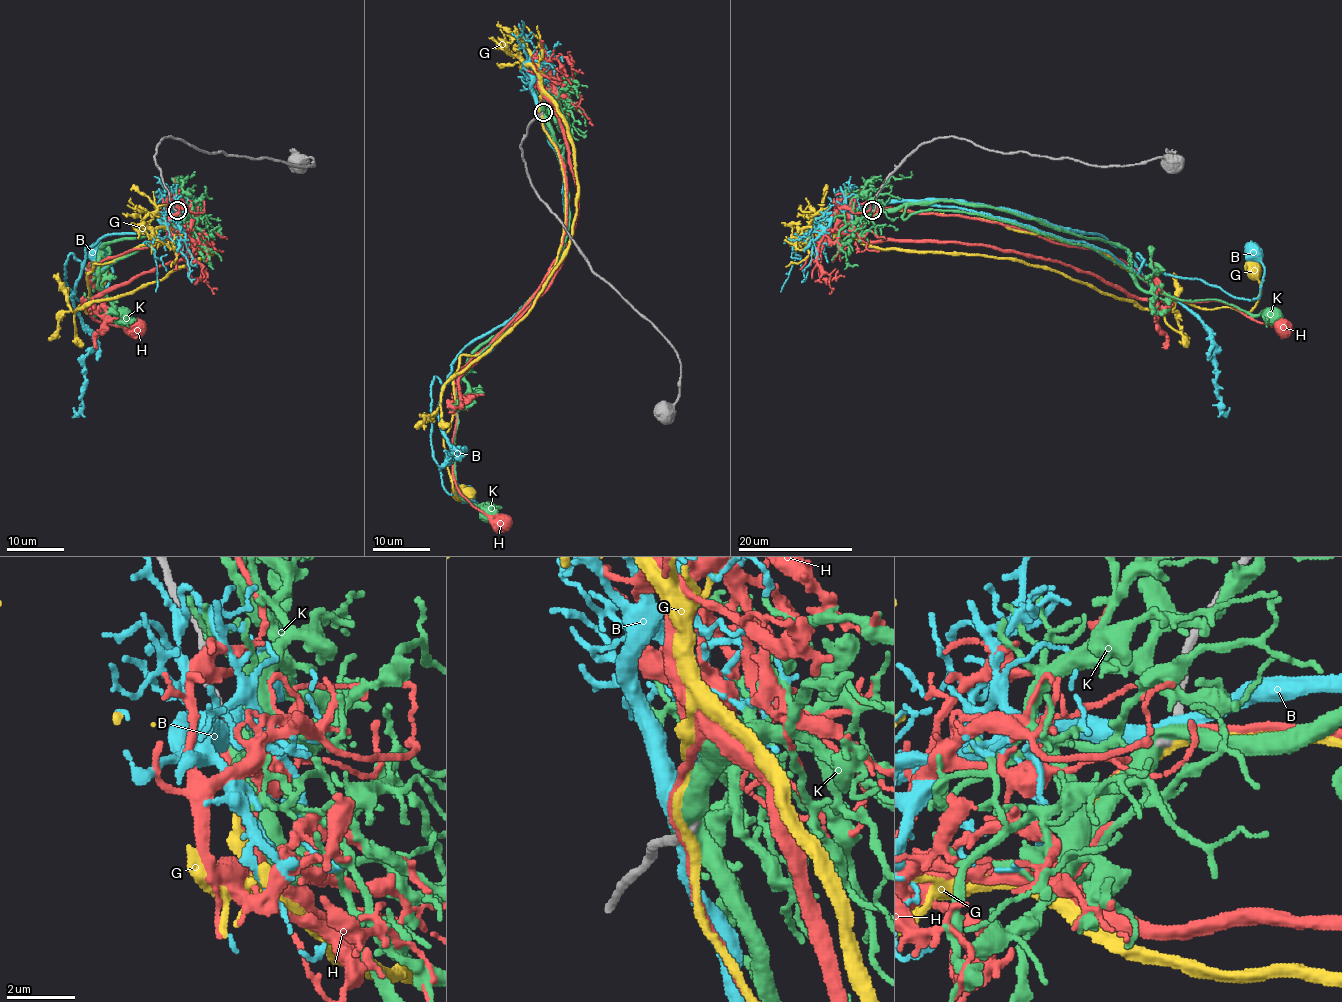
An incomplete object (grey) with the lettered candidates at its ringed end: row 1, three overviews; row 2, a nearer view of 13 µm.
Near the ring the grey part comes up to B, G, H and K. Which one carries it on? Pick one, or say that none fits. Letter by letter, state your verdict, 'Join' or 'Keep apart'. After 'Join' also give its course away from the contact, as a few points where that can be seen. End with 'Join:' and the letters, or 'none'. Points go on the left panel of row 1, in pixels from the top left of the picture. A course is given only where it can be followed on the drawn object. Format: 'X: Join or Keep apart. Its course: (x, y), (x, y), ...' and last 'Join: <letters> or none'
B: Keep apart
G: Keep apart
H: Keep apart
K: Keep apart
Join: none

